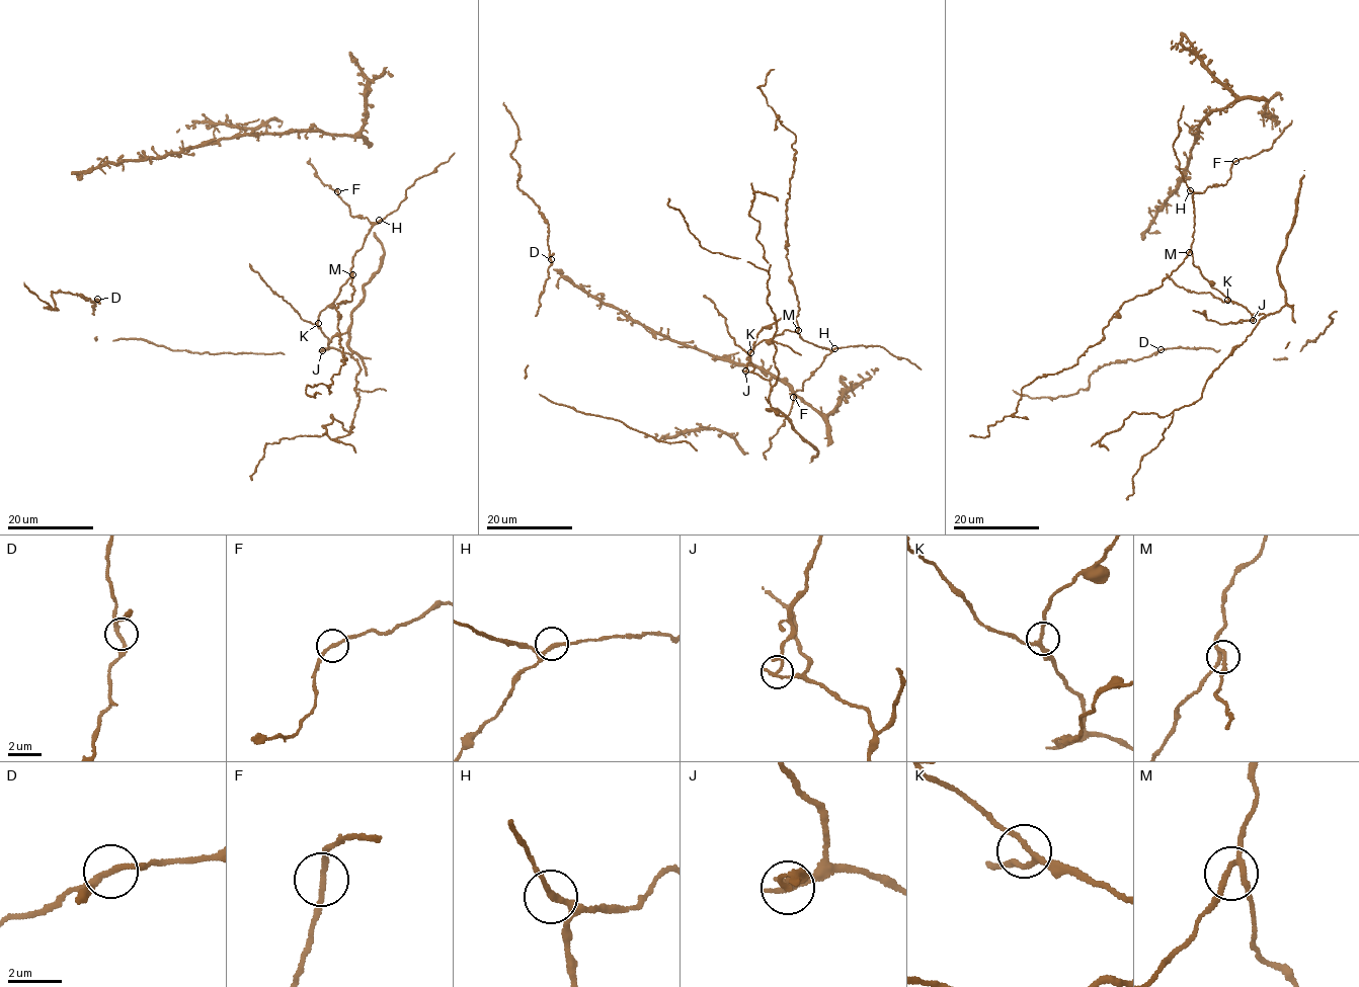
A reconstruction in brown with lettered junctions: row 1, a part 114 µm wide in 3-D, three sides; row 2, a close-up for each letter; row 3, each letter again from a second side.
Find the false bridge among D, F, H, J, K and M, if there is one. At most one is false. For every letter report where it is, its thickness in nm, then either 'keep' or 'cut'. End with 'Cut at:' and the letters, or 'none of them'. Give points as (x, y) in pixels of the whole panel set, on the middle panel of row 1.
D: (551, 259) | 190 nm | keep
F: (793, 397) | 180 nm | keep
H: (834, 348) | 190 nm | keep
J: (745, 371) | 160 nm | cut
K: (750, 352) | 180 nm | keep
M: (798, 330) | 180 nm | keep
Cut at: J

